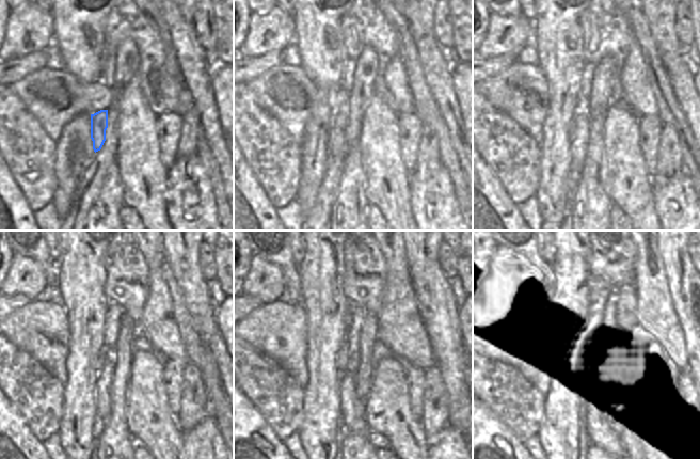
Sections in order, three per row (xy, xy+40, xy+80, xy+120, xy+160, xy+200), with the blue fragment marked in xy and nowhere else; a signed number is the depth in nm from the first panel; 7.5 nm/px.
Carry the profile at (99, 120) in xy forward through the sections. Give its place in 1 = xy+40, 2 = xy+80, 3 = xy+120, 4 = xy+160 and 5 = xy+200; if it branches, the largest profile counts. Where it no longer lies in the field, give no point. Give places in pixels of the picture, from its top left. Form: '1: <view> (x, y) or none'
1: xy+40 (336, 143)
2: xy+80 (581, 125)
3: xy+120 (105, 376)
4: xy+160 (352, 412)
5: xy+200 (601, 432)

